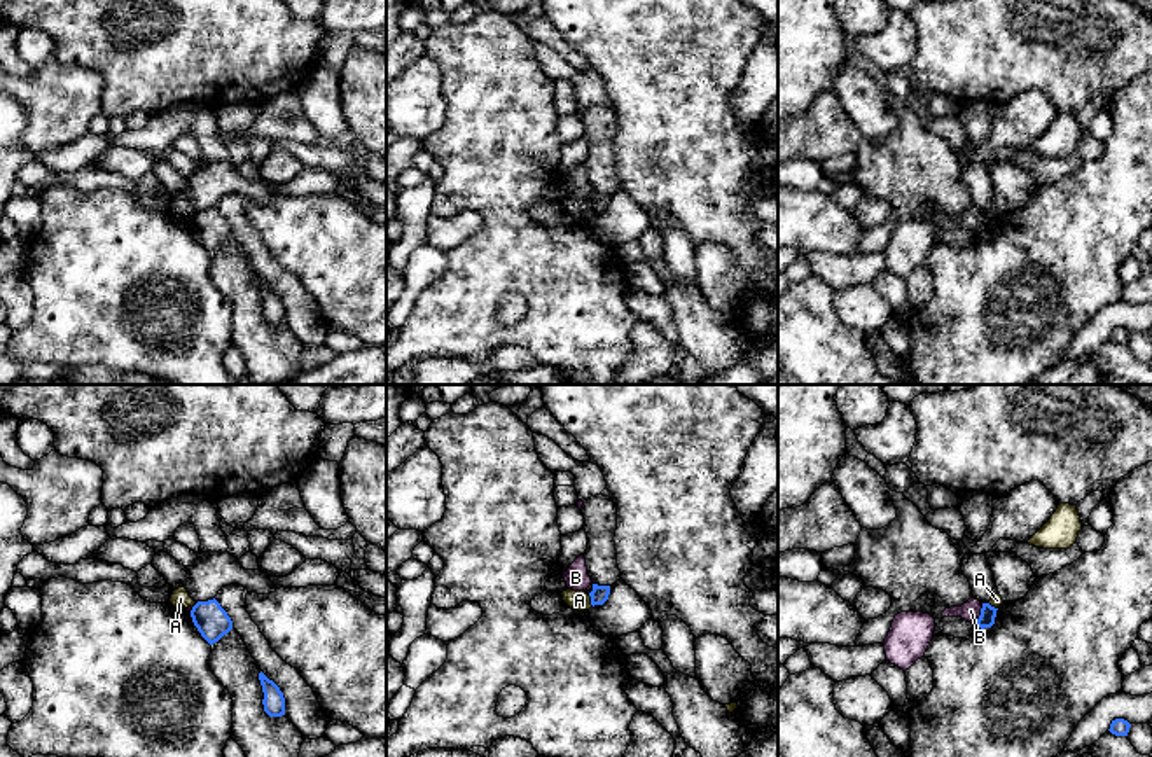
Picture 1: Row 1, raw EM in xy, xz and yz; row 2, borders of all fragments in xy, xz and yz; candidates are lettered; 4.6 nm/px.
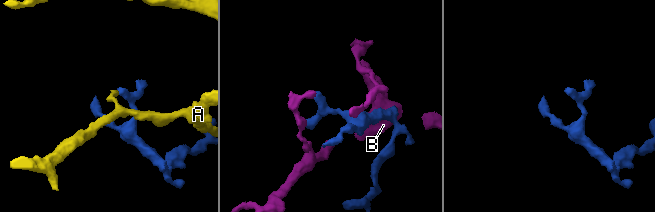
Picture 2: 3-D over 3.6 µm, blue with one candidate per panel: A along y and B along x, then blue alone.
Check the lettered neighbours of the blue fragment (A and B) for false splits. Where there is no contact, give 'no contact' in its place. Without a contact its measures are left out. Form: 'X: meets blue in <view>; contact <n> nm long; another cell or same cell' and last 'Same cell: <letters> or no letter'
A: meets blue in xz; contact 60 nm long; another cell
B: meets blue in yz; contact 100 nm long; another cell
Same cell: no letter

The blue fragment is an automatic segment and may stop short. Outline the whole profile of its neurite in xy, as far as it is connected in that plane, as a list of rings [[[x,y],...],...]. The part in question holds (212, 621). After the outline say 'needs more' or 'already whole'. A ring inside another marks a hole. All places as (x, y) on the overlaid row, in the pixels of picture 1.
[[[215,598],[208,601],[198,601],[191,610],[191,617],[201,636],[210,645],[219,642],[232,629],[231,617]]]; already whole

